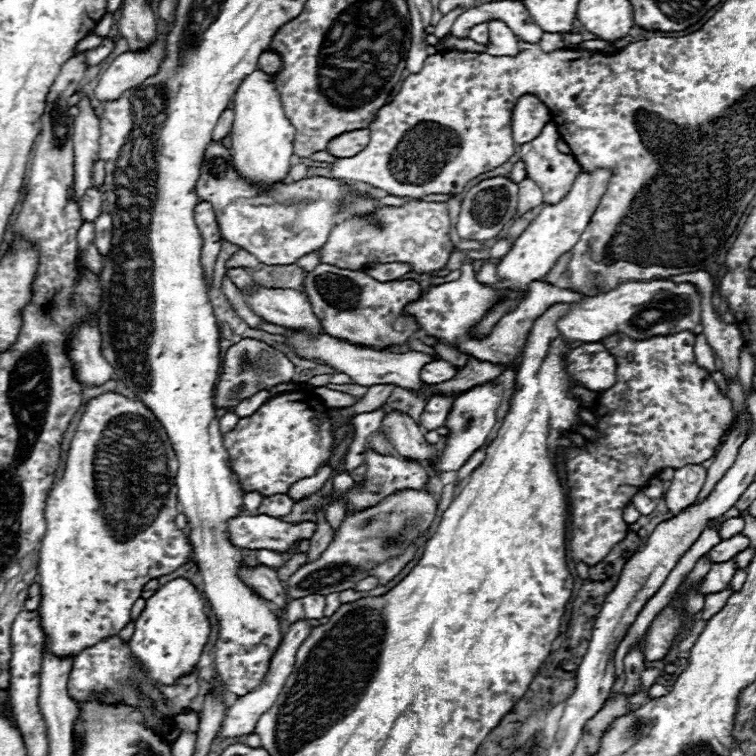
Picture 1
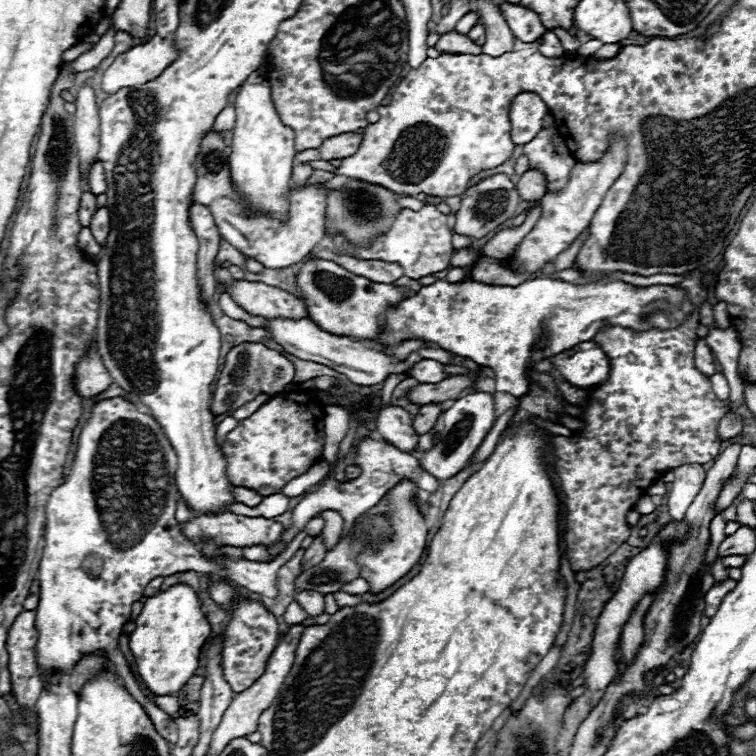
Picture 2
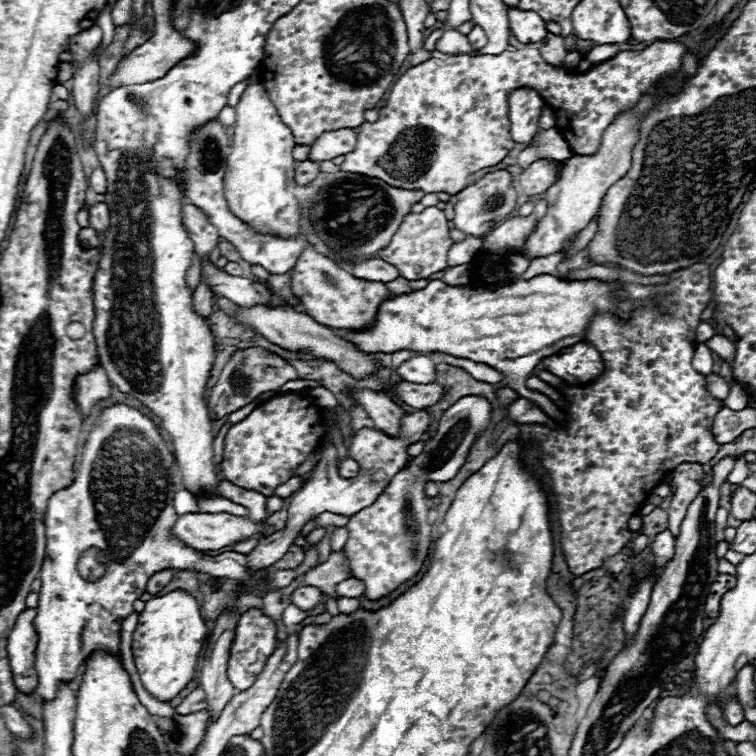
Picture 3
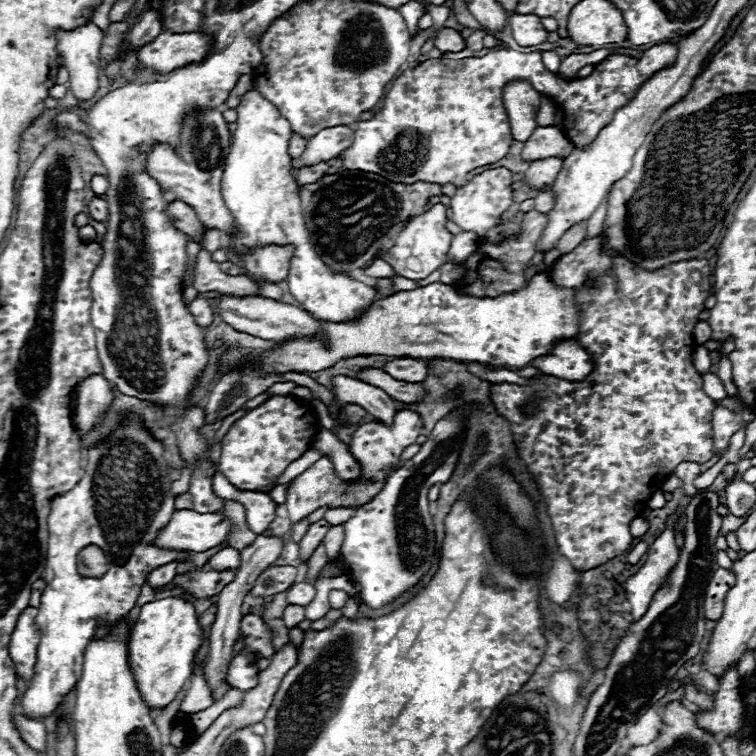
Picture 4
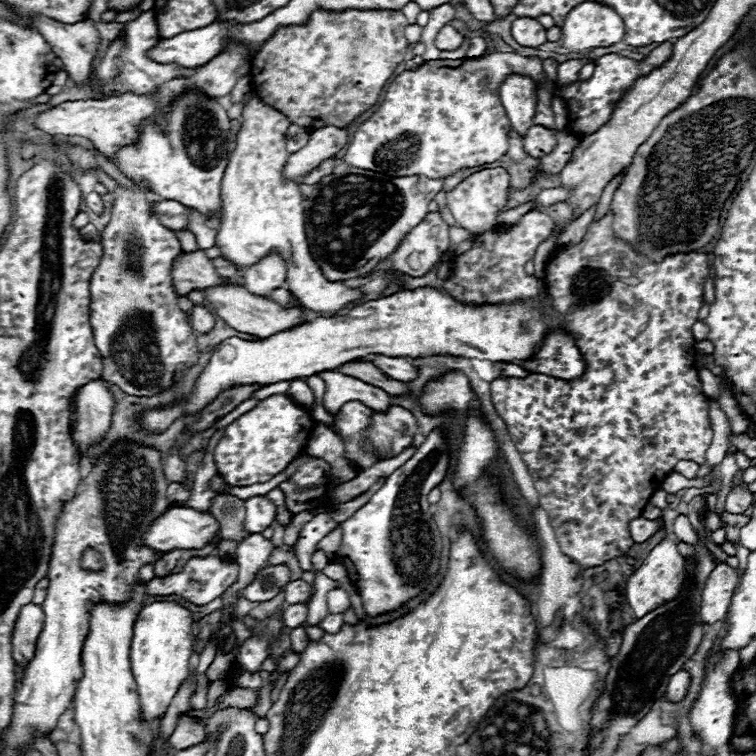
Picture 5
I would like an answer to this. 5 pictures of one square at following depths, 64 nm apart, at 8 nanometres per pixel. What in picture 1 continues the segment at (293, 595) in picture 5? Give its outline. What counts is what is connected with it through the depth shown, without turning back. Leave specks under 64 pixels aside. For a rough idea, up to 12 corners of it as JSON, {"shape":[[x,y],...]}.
{"shape":[[304,596],[306,618],[322,618],[324,596]]}

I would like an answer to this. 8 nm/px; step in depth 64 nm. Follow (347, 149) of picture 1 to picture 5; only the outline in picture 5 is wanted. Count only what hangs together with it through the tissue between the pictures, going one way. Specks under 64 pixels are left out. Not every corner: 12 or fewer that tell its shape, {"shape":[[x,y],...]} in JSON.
{"shape":[[324,126],[288,156],[282,178],[298,182],[346,144],[344,128]]}

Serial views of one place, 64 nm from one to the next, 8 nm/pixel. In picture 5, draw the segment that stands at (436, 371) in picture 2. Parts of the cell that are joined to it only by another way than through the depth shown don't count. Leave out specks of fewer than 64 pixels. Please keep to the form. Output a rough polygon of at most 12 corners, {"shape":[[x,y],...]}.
{"shape":[[370,354],[366,360],[394,380],[416,378],[408,358]]}

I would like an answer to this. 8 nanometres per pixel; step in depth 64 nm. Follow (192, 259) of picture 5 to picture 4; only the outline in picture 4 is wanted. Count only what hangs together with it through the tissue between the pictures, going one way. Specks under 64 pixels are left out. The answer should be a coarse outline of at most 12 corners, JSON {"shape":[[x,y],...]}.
{"shape":[[200,250],[192,270],[198,292],[260,294],[244,274],[228,276]]}

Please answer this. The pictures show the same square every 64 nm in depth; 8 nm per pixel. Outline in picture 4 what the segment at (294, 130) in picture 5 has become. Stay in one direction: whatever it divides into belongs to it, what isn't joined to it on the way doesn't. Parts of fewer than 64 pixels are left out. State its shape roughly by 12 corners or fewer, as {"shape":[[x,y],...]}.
{"shape":[[292,132],[288,152],[298,158],[306,148],[306,140]]}

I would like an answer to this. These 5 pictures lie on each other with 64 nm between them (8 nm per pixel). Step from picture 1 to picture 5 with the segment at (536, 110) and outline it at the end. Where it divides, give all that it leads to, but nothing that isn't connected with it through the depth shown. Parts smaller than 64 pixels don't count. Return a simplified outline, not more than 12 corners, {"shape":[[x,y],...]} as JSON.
{"shape":[[510,74],[500,102],[512,128],[524,136],[536,110],[536,82]]}

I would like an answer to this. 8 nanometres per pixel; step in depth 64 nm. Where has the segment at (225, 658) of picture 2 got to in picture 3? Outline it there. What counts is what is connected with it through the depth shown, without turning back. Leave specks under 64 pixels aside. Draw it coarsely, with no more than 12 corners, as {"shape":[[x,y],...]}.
{"shape":[[260,610],[242,614],[228,680],[248,690],[276,650],[276,626]]}

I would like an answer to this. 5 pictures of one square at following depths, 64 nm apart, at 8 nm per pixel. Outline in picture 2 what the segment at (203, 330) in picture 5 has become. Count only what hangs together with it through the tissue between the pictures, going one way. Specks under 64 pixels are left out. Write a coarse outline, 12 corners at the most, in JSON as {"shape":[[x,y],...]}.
{"shape":[[192,204],[202,300],[216,294],[214,258],[220,234],[206,206]]}

